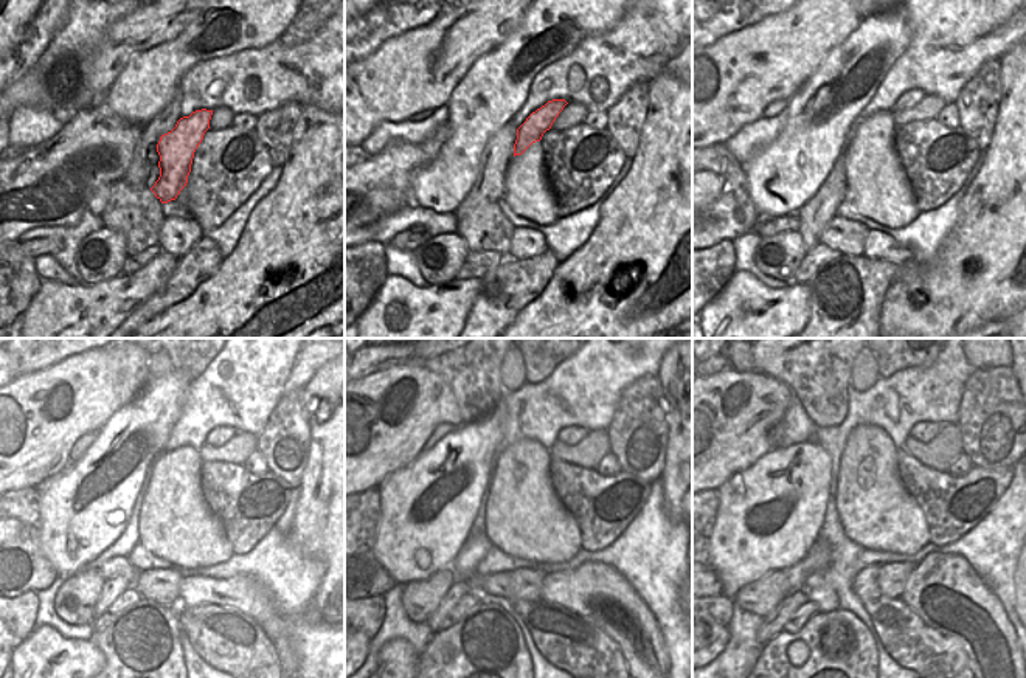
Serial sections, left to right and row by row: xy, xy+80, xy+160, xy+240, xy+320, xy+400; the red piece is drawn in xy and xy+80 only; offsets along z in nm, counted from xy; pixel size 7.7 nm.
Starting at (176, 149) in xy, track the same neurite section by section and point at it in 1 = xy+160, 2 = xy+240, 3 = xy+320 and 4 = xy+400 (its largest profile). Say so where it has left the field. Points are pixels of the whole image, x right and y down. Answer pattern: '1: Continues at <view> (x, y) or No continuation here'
1: Continues at xy+160 (911, 96)
2: Continues at xy+240 (219, 436)
3: Continues at xy+320 (570, 435)
4: Continues at xy+400 (924, 432)

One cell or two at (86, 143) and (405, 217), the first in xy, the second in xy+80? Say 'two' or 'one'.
two

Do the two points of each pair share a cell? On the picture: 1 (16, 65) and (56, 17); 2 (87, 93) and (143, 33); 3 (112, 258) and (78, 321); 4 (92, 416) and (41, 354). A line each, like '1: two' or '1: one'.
1: one
2: one
3: two
4: two

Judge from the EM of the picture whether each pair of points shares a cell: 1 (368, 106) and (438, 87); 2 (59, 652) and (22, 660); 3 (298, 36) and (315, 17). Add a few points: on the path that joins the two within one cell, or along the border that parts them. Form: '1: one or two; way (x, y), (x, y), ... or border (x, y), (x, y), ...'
1: one; way (385, 89), (421, 87)
2: one; way (50, 658), (31, 660)
3: one; way (301, 31), (311, 22)

